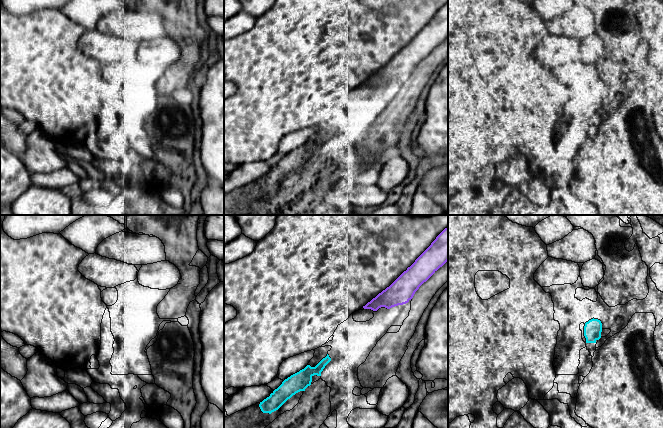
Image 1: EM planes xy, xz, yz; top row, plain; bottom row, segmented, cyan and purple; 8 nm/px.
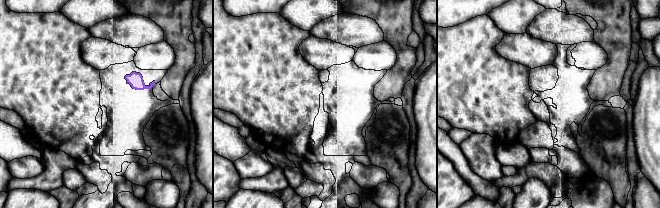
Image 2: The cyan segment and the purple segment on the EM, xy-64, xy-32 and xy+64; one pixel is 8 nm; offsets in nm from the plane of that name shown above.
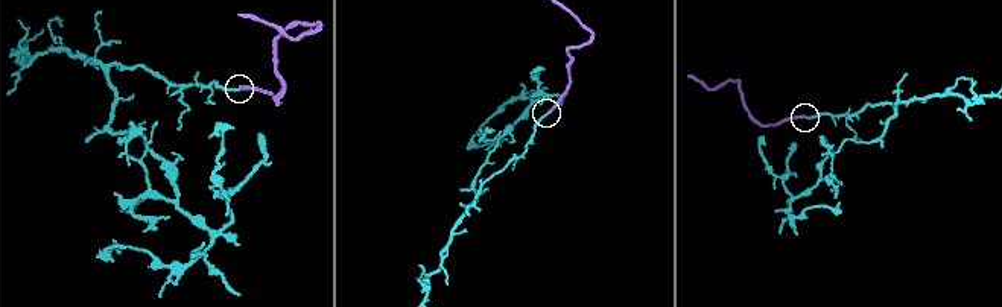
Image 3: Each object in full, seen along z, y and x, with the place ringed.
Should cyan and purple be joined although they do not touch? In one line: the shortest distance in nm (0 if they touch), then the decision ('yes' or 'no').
gap 480 nm; no

